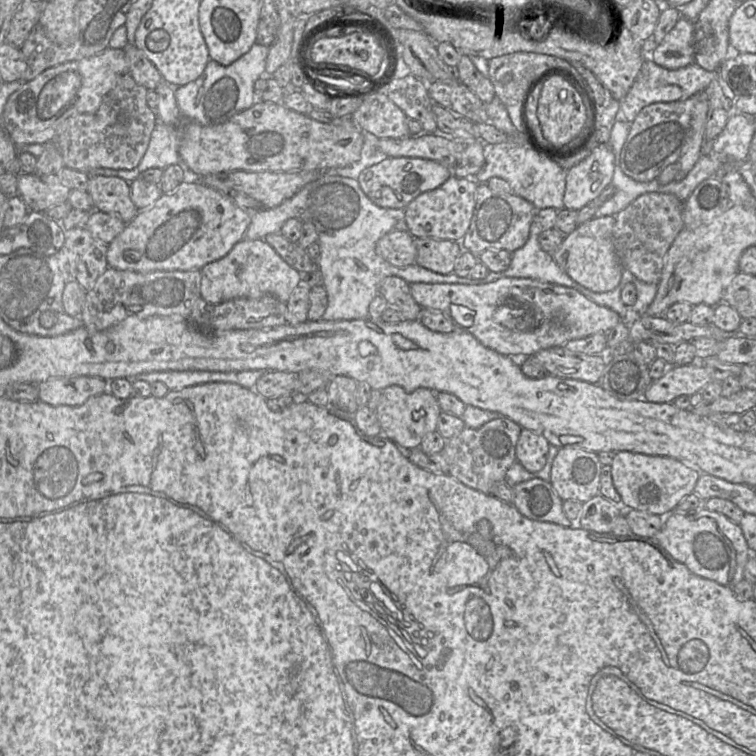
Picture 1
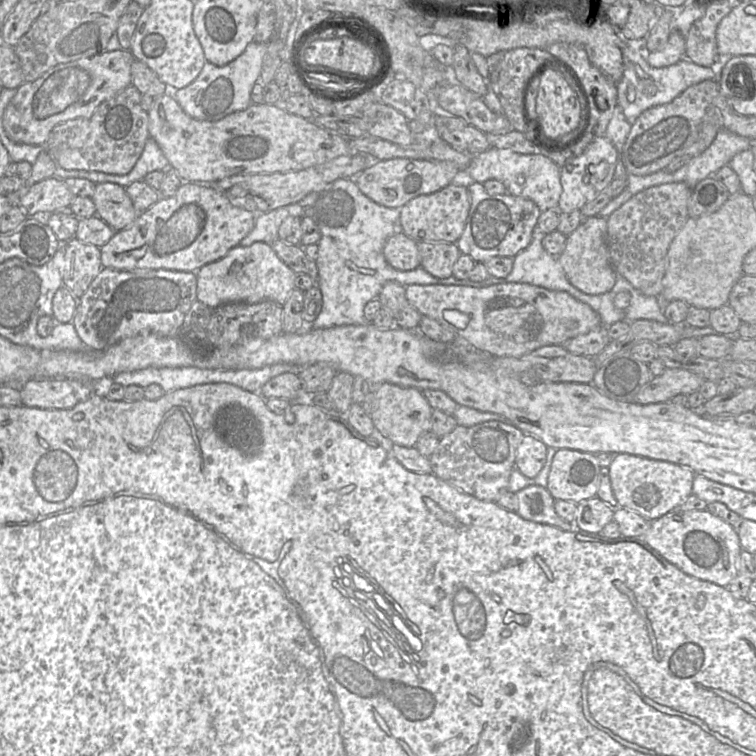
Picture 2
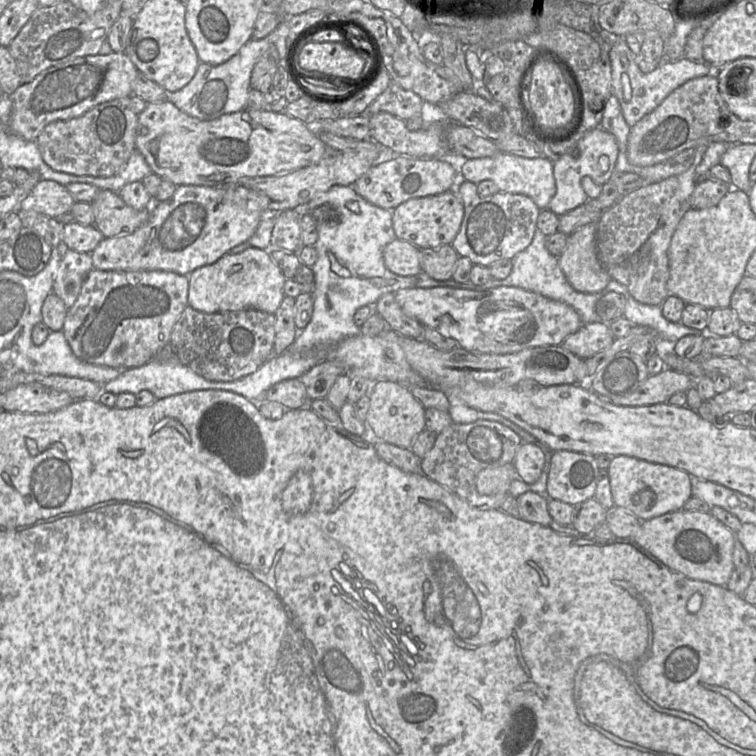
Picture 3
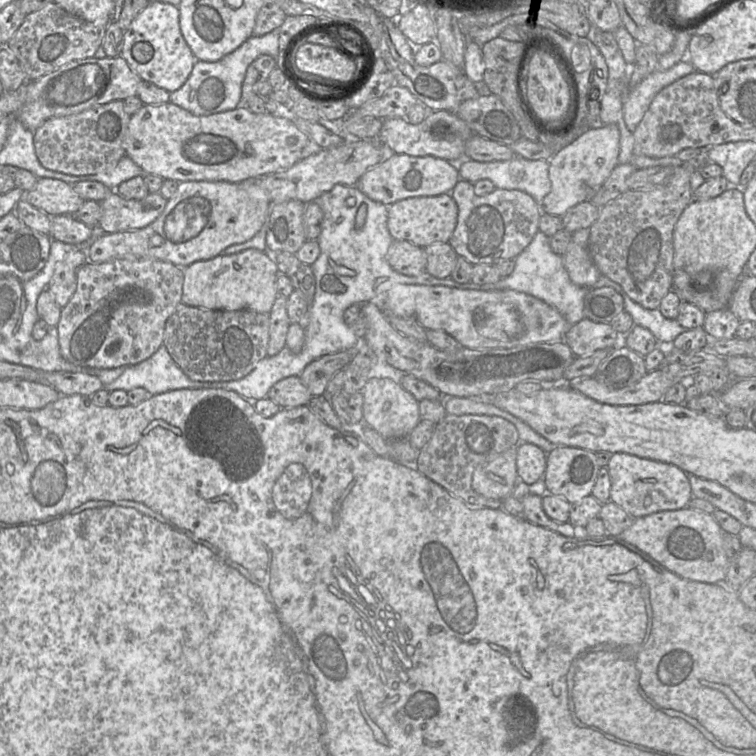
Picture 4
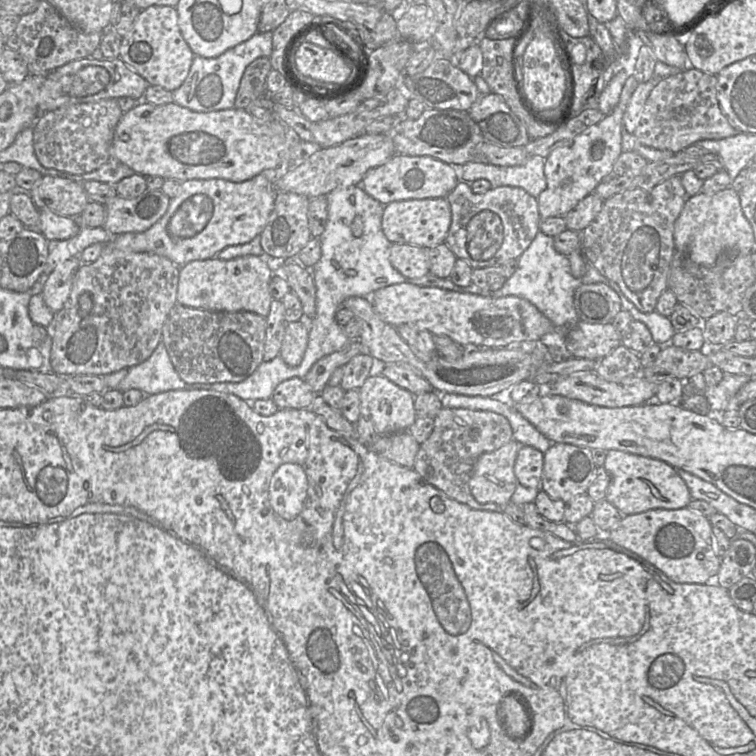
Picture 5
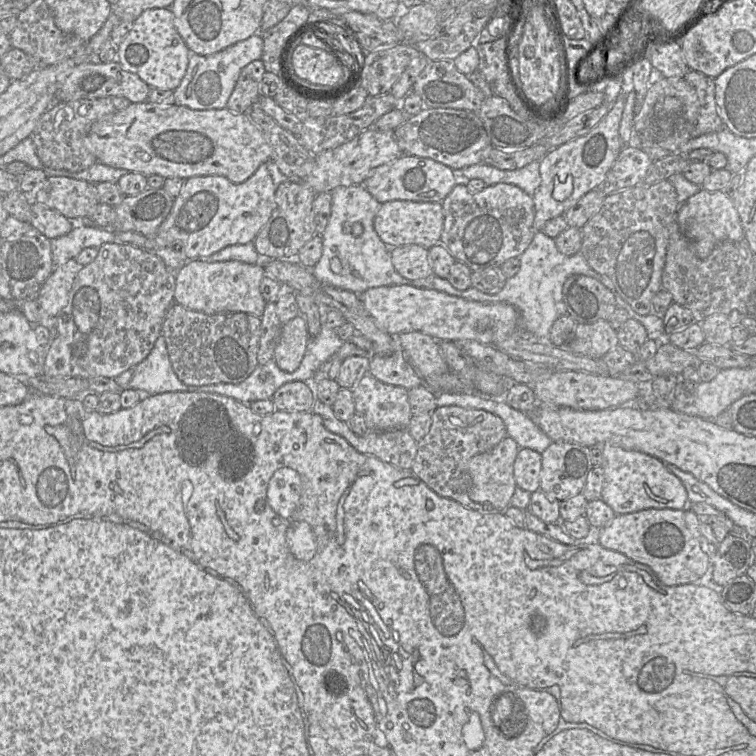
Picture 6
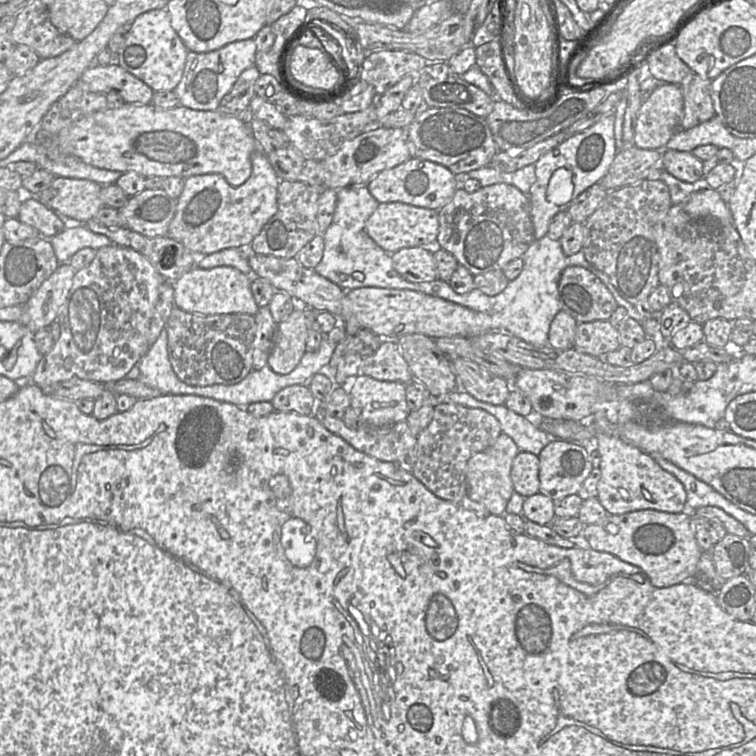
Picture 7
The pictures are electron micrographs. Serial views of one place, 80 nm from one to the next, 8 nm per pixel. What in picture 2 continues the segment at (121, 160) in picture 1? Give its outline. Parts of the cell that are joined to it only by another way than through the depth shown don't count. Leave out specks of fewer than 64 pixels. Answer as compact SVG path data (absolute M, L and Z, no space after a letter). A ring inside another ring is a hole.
M132 84L102 102L89 118L75 118L57 124L43 150L65 170L99 171L128 174L140 158L149 135L148 112L141 107L142 94Z

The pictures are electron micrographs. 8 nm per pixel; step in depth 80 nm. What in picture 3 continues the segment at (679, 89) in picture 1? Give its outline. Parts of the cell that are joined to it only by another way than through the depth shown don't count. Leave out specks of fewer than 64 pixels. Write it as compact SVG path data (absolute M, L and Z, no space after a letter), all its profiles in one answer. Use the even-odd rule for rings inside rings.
M630 49L629 51L633 55L633 60L628 60L629 64L627 73L622 73L620 78L618 79L618 92L615 96L618 98L621 105L624 119L630 127L633 127L645 115L649 114L655 108L657 108L663 102L663 100L676 88L678 88L688 80L714 74L715 70L713 67L703 61L692 61L684 56L676 61L667 61L663 60L662 55L662 60L655 70L650 73L643 73L635 62L636 55Z

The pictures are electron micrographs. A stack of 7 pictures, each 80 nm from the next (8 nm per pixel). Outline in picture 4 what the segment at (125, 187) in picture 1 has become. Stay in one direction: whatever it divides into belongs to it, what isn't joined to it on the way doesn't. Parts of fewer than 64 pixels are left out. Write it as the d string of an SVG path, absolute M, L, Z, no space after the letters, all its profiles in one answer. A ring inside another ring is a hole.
M112 191L100 203L98 228L102 233L142 229L155 221L166 207L167 199L160 192L149 193L140 200L125 199Z

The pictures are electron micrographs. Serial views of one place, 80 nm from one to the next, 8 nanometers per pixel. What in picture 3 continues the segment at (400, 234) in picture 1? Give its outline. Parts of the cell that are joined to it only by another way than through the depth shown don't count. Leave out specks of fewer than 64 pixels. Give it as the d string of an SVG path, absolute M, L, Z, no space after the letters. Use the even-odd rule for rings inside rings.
M394 239L383 251L386 267L399 276L415 276L422 271L420 249L412 243Z

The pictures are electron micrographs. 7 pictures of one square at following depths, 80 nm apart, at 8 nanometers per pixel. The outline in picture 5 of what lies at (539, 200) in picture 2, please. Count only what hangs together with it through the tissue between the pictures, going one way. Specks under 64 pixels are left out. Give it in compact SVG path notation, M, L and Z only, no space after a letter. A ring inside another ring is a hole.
M530 156L526 163L519 166L495 166L470 161L462 166L462 181L472 183L486 179L492 188L518 187L537 199L547 187L544 163L545 158L541 156Z

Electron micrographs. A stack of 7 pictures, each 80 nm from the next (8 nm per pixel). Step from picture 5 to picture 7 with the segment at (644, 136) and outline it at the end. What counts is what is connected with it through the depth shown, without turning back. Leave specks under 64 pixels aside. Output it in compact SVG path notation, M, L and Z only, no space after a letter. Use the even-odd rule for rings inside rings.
M691 73L679 86L684 98L684 113L680 129L693 128L716 116L711 96L711 80Z

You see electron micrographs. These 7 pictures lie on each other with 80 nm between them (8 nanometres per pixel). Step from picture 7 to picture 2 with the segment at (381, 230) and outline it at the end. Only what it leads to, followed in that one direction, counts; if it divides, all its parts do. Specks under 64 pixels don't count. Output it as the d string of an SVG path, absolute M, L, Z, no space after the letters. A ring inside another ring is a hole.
M451 183L433 194L419 195L402 206L402 232L417 243L456 243L465 229L469 210L470 198L467 187Z

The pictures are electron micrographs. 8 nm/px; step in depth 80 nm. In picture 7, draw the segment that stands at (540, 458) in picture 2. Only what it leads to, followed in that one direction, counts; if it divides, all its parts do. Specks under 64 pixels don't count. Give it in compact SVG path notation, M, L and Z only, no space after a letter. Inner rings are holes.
M520 451L511 466L511 480L514 491L527 498L539 492L539 457Z

